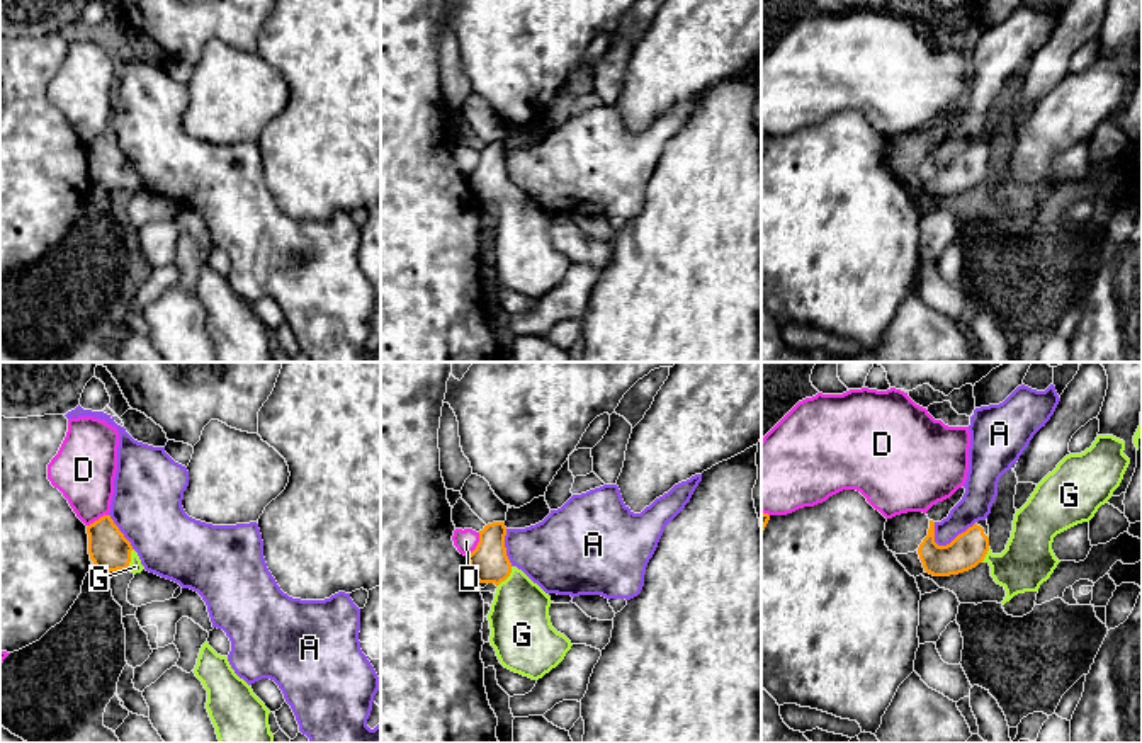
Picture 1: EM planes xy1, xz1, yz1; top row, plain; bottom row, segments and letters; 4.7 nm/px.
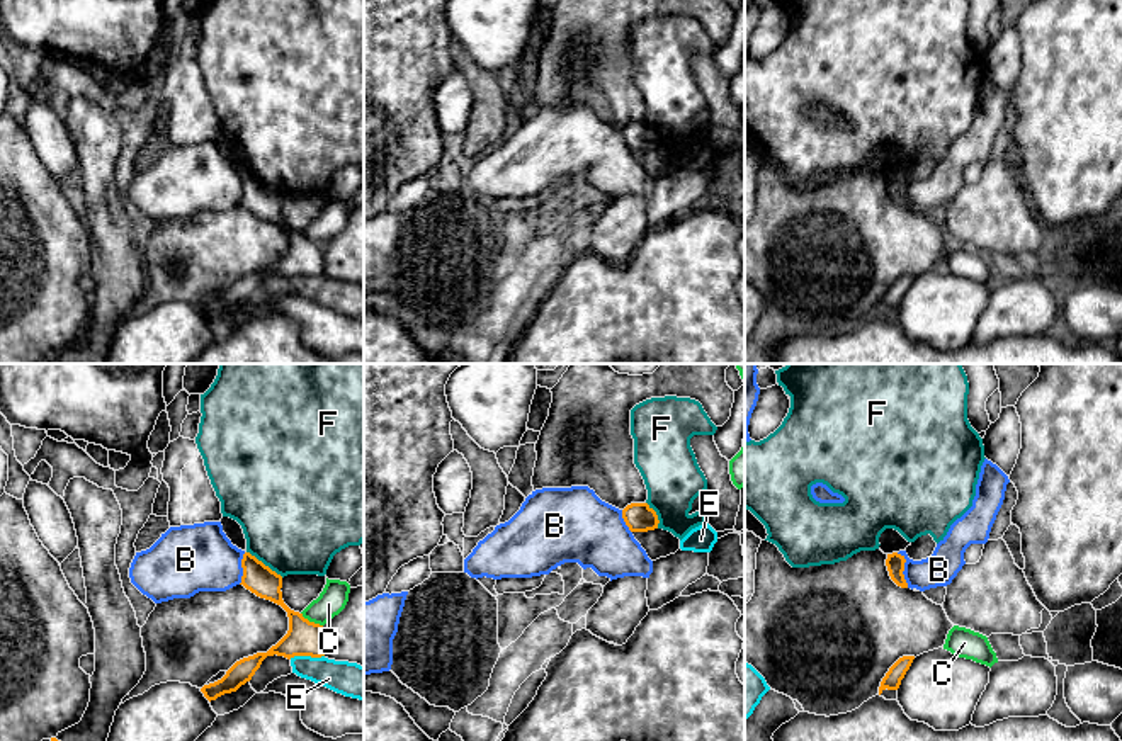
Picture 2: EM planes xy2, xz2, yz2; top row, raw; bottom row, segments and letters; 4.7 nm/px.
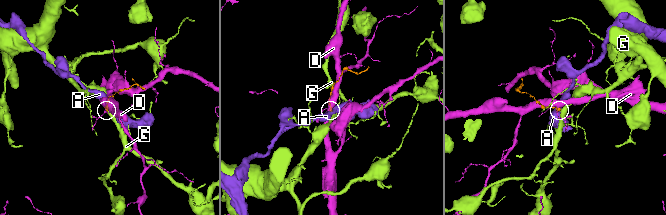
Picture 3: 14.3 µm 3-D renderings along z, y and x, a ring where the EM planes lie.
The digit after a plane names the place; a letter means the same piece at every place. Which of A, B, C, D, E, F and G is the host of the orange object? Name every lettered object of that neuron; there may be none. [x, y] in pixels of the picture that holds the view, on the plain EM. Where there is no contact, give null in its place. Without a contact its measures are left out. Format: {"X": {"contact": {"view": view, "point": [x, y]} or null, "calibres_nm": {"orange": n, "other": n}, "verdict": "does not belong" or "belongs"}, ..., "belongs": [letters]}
{"A": {"contact": {"view": "yz1", "point": [955, 157]}, "calibres_nm": {"orange": 170, "other": 150}, "verdict": "does not belong"}, "B": {"contact": {"view": "yz2", "point": [903, 189]}, "calibres_nm": {"orange": 90, "other": 160}, "verdict": "does not belong"}, "C": {"contact": {"view": "xy2", "point": [311, 242]}, "calibres_nm": {"orange": 170, "other": 140}, "verdict": "does not belong"}, "D": {"contact": {"view": "xz1", "point": [478, 164]}, "calibres_nm": {"orange": 180, "other": 110}, "verdict": "does not belong"}, "E": {"contact": {"view": "xy2", "point": [306, 274]}, "calibres_nm": {"orange": 170, "other": 160}, "verdict": "does not belong"}, "F": {"contact": {"view": "xy2", "point": [264, 184]}, "calibres_nm": {"orange": 140, "other": 480}, "verdict": "does not belong"}, "G": {"contact": {"view": "xz1", "point": [507, 196]}, "calibres_nm": {"orange": 180, "other": 280}, "verdict": "belongs"}, "belongs": ["G"]}

